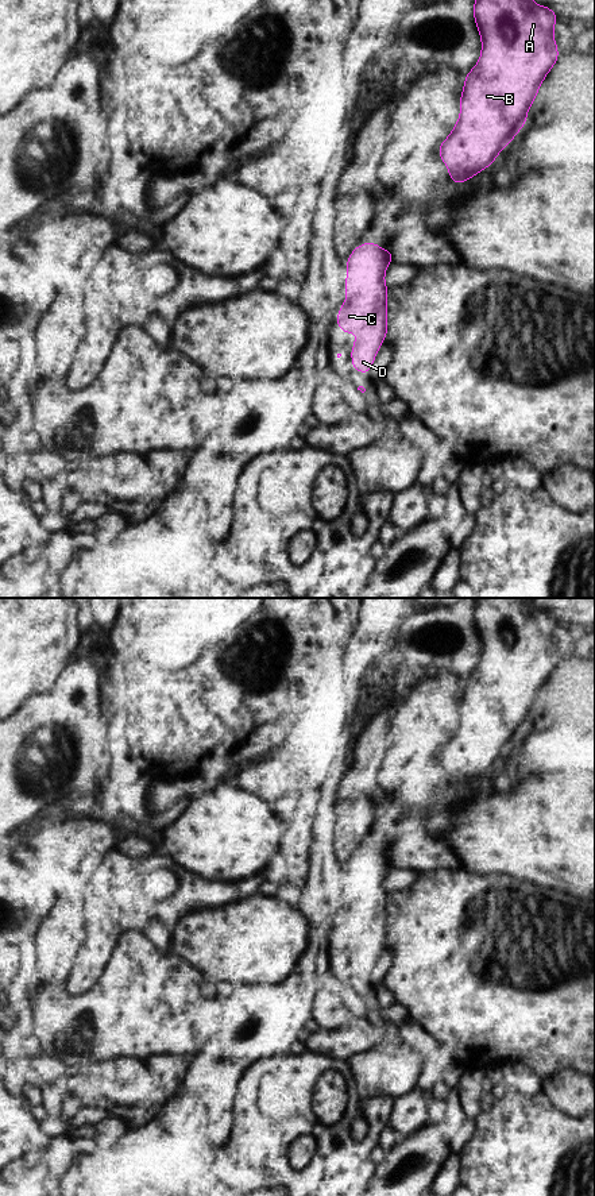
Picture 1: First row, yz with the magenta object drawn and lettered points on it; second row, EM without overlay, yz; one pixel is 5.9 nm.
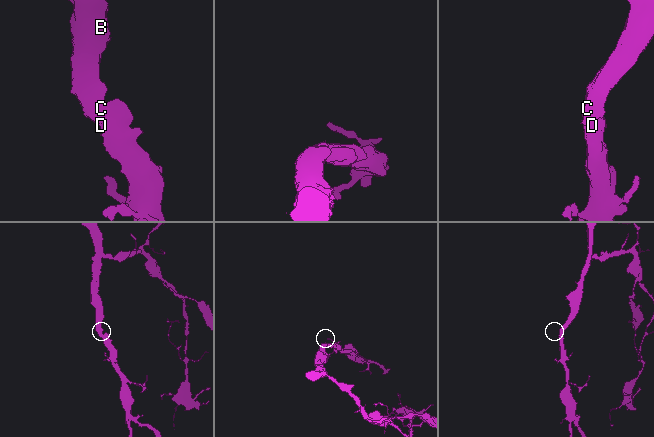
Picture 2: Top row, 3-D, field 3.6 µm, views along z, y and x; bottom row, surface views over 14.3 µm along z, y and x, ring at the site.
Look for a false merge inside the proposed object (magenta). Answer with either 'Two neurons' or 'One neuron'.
One neuron

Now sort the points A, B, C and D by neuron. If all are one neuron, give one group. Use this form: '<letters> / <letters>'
A B C D

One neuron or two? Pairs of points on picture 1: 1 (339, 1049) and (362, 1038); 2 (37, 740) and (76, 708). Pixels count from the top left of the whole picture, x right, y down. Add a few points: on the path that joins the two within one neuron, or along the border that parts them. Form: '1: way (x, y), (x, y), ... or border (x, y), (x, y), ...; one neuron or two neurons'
1: way (344, 1045), (351, 1038), (356, 1038); one neuron
2: way (46, 737), (66, 717); one neuron

